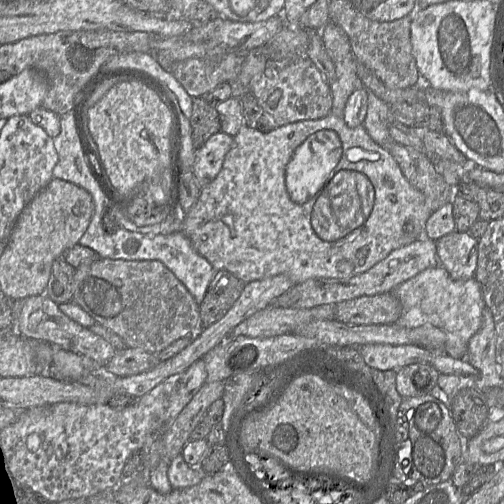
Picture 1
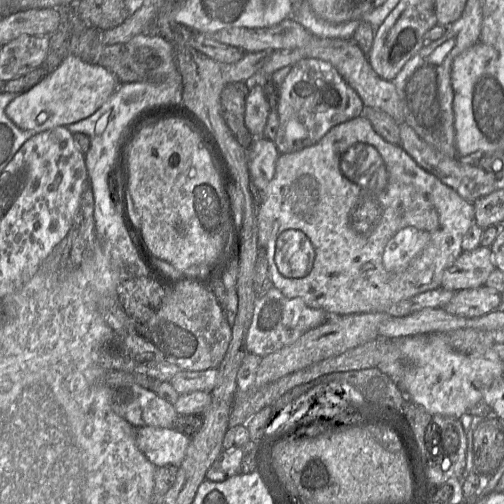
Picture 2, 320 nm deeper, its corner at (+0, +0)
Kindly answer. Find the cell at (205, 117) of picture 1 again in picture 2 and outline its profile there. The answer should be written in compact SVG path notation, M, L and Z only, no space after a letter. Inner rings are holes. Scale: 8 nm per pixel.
M244 82L229 83L220 96L221 114L237 142L244 148L250 148L255 139L245 125L245 103L249 91Z

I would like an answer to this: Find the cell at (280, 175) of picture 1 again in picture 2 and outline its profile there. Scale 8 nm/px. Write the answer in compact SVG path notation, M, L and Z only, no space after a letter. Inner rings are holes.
M363 115L334 126L312 146L297 152L280 154L273 179L259 191L256 221L259 247L267 257L273 286L286 297L301 298L308 306L322 309L330 316L385 312L397 302L440 288L445 270L463 252L464 235L471 226L476 225L472 202L465 200L455 190L421 168L401 146L385 141Z

